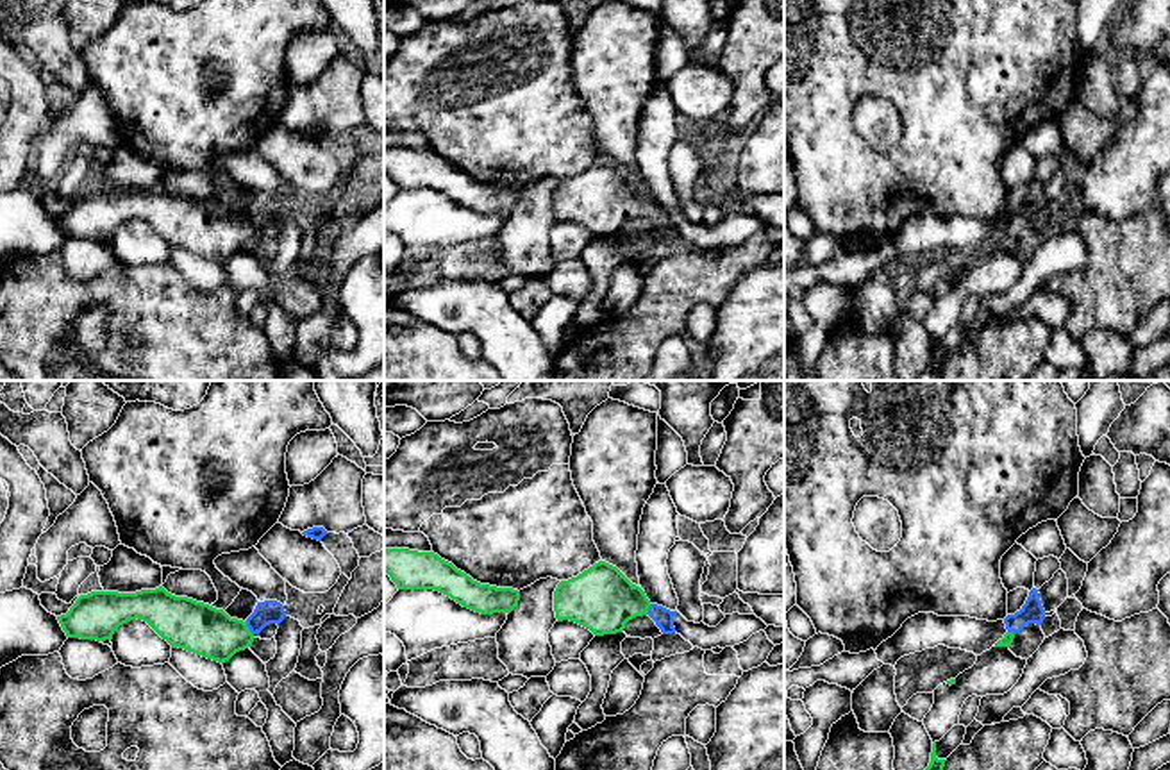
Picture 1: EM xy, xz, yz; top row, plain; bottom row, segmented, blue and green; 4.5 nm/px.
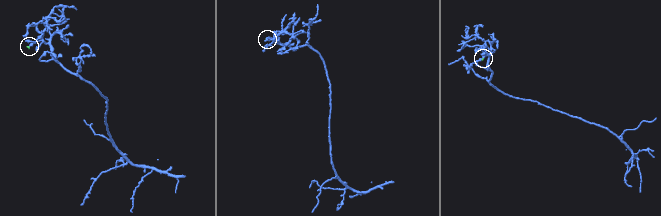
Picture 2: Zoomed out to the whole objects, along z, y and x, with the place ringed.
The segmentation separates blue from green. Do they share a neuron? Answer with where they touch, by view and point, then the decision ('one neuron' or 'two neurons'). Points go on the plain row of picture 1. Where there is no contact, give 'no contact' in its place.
xy (249, 227) | one neuron

